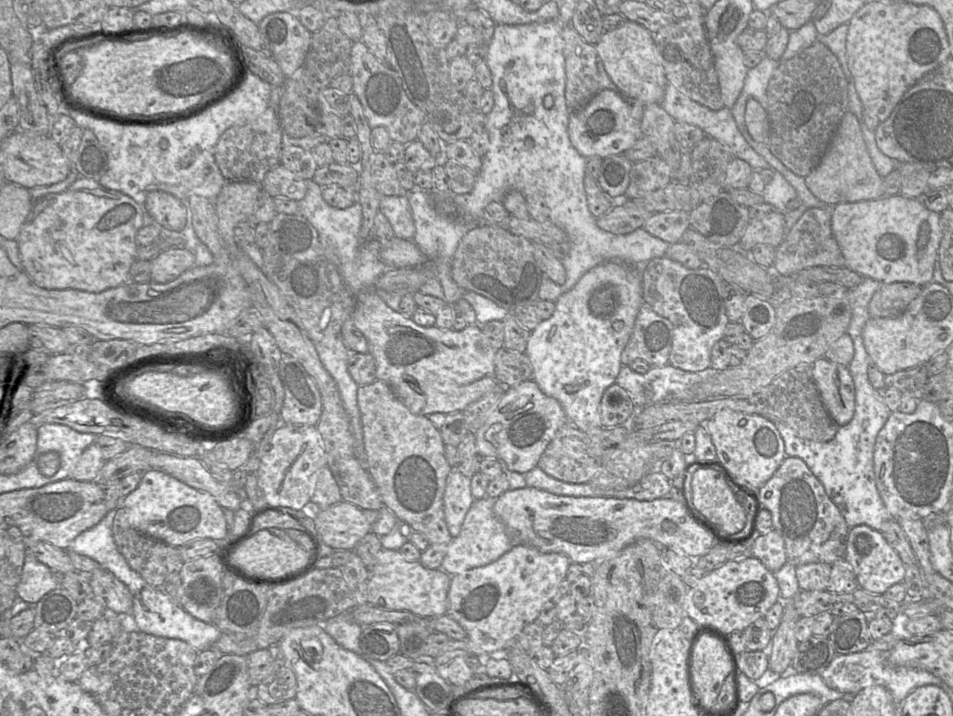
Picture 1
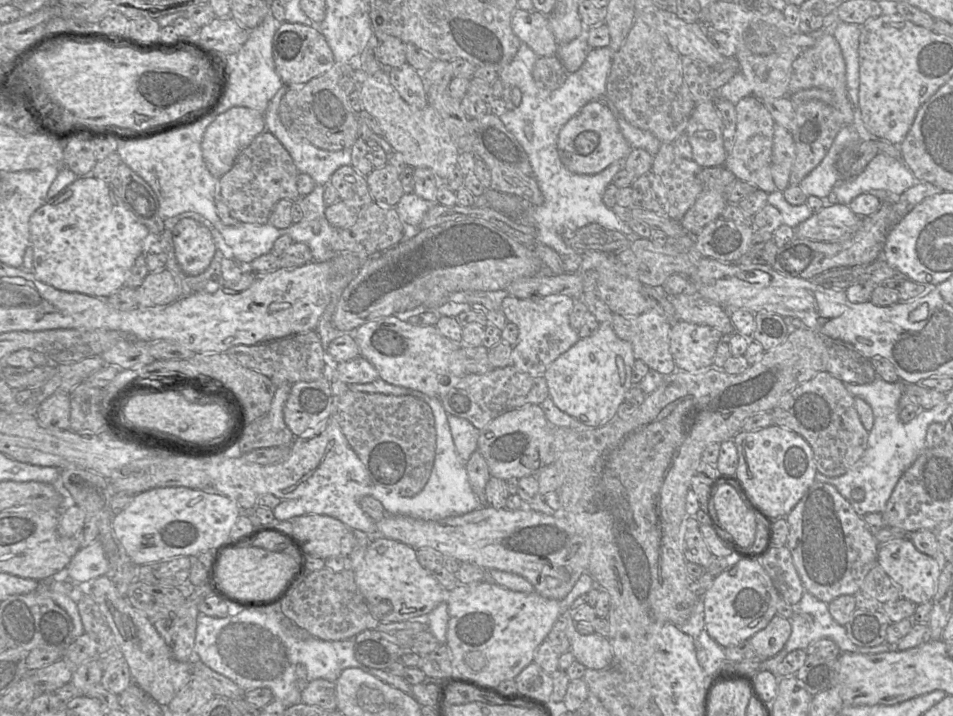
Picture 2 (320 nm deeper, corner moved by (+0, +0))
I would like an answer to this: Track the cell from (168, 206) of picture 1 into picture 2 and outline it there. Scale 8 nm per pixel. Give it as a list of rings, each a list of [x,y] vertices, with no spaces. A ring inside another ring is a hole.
[[[191,217],[180,219],[171,229],[176,259],[188,275],[203,273],[210,265],[216,246],[209,229]]]

